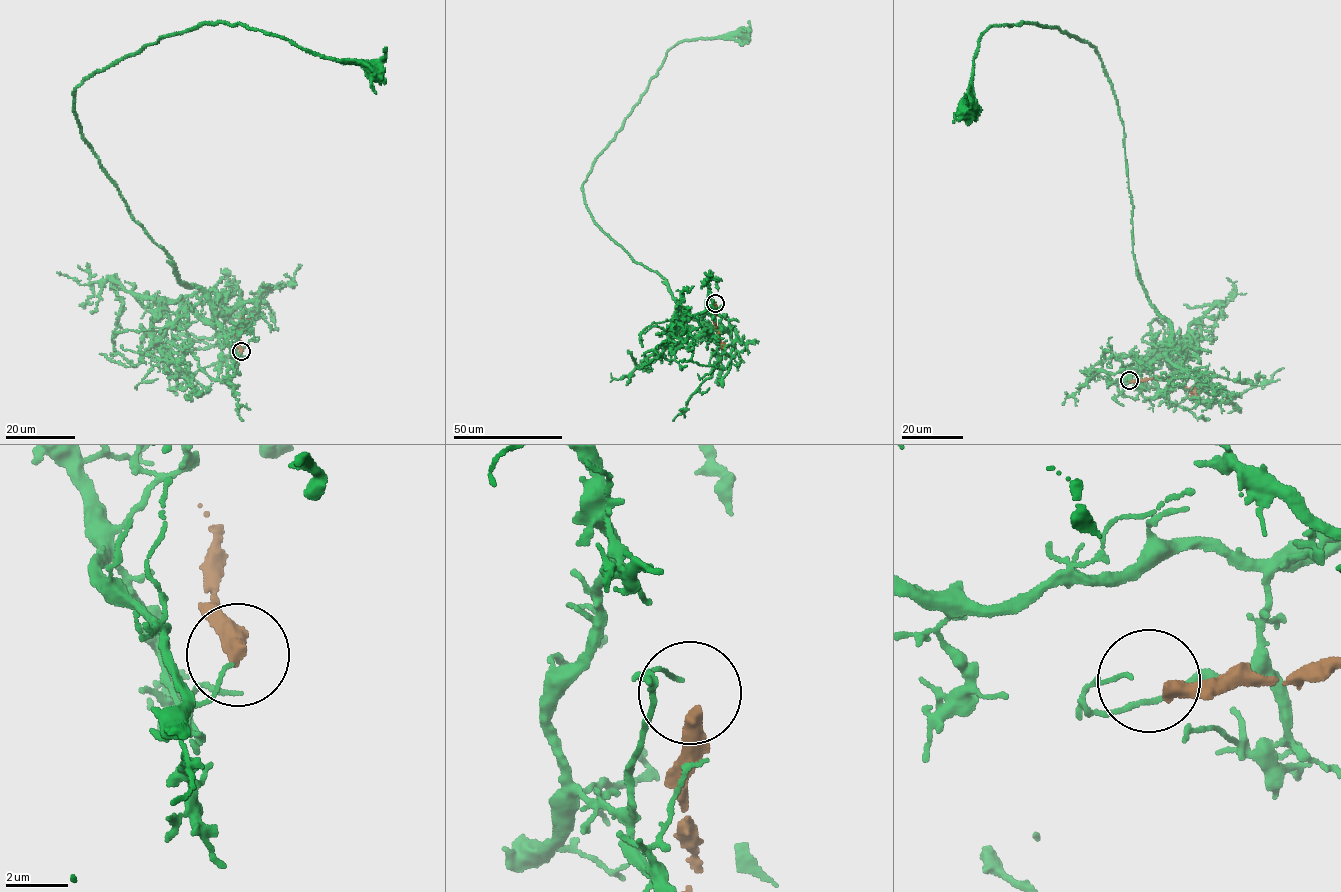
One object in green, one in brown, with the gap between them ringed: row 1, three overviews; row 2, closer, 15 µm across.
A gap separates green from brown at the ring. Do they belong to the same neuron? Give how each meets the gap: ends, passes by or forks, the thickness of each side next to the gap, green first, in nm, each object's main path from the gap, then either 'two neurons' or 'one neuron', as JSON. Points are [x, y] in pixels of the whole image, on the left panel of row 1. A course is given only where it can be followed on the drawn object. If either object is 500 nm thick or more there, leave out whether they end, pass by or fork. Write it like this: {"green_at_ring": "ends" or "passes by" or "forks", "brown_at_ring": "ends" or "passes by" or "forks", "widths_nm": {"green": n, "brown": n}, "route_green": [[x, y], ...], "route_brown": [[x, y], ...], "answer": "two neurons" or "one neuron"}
{"green_at_ring": "ends", "brown_at_ring": "ends", "widths_nm": {"green": 120, "brown": 480}, "route_green": [[241, 353], [129, 213], [82, 134], [74, 88], [158, 39], [224, 22], [376, 68]], "route_brown": [[241, 351], [235, 327], [238, 329], [241, 321], [249, 319]], "answer": "two neurons"}

